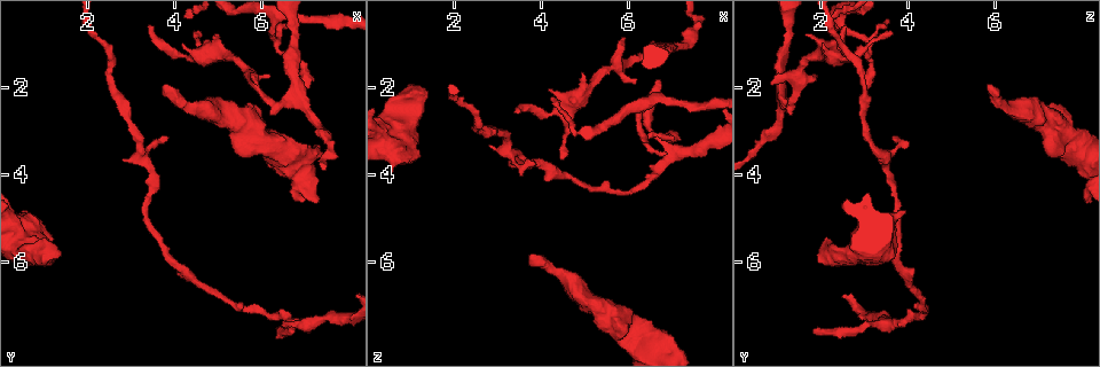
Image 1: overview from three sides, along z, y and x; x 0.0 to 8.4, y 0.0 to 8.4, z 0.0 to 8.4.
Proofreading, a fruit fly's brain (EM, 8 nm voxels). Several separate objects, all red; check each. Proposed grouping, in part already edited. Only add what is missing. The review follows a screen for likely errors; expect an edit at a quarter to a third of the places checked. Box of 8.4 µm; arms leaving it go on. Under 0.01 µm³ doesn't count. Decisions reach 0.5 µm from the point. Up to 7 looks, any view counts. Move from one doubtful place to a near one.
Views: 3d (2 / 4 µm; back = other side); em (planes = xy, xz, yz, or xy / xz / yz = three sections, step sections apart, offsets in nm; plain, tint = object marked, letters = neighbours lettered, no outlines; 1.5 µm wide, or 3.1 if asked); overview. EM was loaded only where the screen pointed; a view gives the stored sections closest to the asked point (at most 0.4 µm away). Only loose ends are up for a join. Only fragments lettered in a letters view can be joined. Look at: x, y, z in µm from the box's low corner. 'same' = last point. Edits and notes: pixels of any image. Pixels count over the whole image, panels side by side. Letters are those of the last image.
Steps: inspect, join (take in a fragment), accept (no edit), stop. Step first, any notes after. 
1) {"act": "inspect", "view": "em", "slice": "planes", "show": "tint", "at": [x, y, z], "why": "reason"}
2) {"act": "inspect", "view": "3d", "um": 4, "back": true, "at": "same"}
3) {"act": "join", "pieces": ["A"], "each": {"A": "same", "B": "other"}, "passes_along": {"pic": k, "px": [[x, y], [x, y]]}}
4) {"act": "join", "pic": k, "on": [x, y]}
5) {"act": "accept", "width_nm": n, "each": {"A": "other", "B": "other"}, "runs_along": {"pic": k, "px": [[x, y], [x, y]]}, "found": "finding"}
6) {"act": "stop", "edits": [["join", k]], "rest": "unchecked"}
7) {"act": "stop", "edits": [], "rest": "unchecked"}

{"act": "inspect", "view": "3d", "um": 4, "back": true, "at": [0.55, 4.85, 4.00], "why": "branch stops here"}

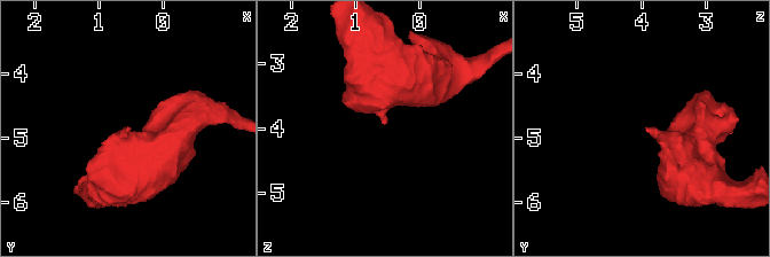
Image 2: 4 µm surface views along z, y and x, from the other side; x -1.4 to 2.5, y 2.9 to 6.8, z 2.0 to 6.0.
{"act": "inspect", "view": "em", "slice": "yz", "step": 8, "show": "letters", "at": [0.50, 4.80, 4.00], "why": "shape alone is not enough"}

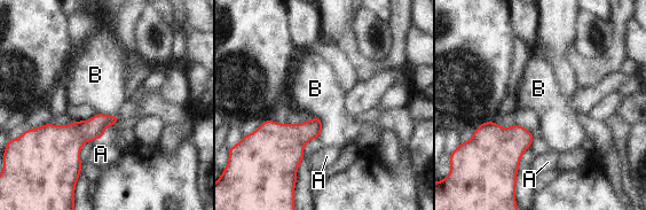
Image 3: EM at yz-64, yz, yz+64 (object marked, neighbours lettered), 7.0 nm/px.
{"act": "accept", "each": {"A": "other", "B": "other"}, "border": {"pic": 3, "px": [[316, 116], [321, 121], [320, 137]]}, "found": "none of them fits"}

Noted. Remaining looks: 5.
{"act": "inspect", "view": "3d", "um": 4, "at": [3.75, 1.95, 5.90], "why": "an open end"}

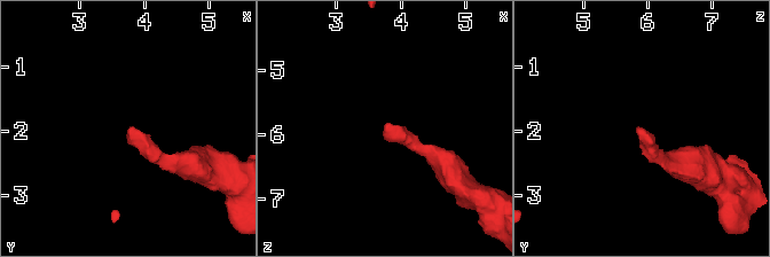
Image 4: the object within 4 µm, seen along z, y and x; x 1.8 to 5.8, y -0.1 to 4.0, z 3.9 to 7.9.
{"act": "inspect", "view": "em", "slice": "yz", "step": 4, "show": "letters", "at": [3.75, 2.00, 5.85]}

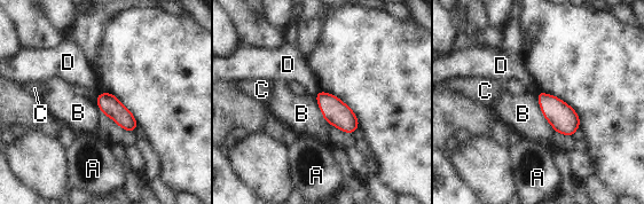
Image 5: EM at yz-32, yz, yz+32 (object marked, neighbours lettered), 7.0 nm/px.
{"act": "inspect", "view": "em", "slice": "planes", "show": "letters", "at": "same", "why": "another direction"}

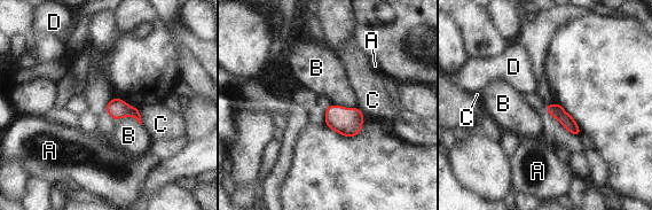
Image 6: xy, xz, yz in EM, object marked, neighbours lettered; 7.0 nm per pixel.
{"act": "accept", "each": {"A": "other", "B": "other", "C": "other", "D": "other"}, "runs_along": {"pic": 6, "px": [[549, 107], [556, 110], [578, 132]]}, "found": "none of them fits"}

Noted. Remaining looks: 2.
{"act": "inspect", "view": "em", "slice": "planes", "show": "letters", "at": [3.35, 0.60, 2.50], "why": "tapers out"}

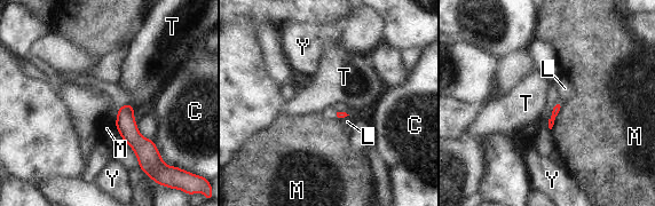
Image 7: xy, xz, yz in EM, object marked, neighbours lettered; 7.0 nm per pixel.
{"act": "accept", "each": {"C": "other", "L": "other", "M": "other", "T": "other", "Y": "other"}, "runs_along": {"pic": 7, "px": [[125, 108], [142, 164]]}, "found": "none of them fits"}

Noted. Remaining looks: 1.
{"act": "stop", "edits": [], "rest": "unchecked"}

